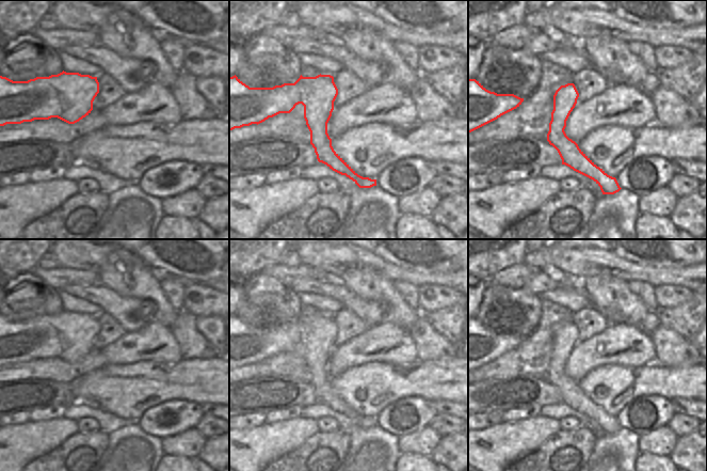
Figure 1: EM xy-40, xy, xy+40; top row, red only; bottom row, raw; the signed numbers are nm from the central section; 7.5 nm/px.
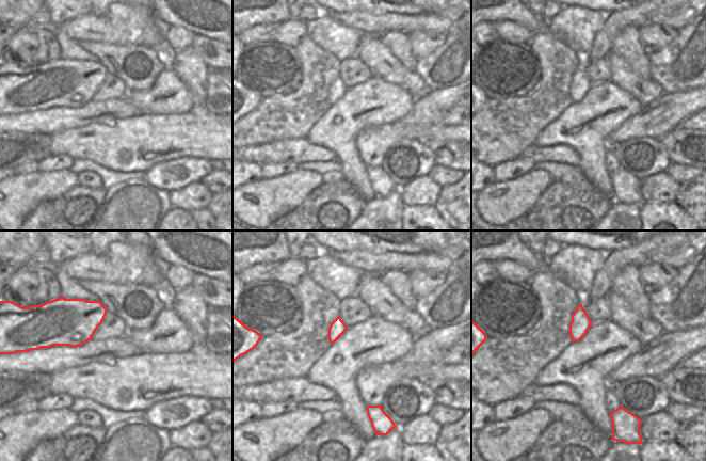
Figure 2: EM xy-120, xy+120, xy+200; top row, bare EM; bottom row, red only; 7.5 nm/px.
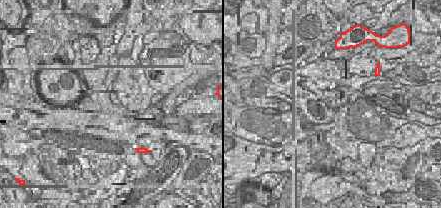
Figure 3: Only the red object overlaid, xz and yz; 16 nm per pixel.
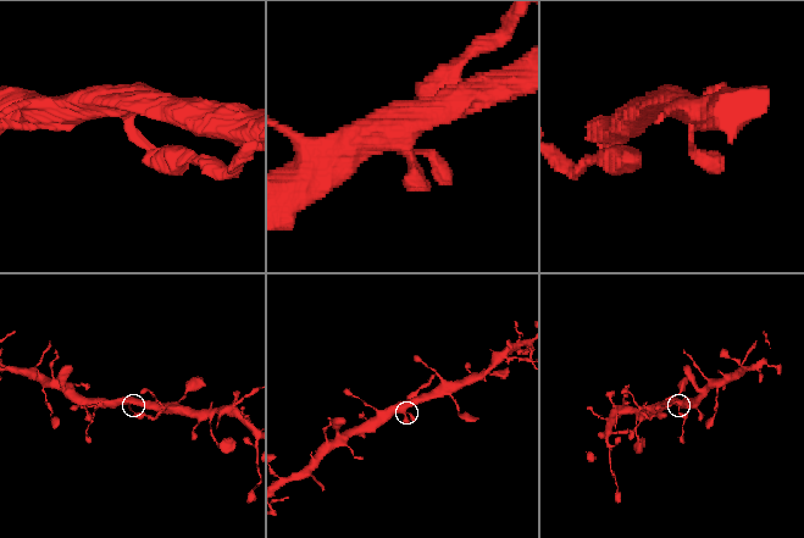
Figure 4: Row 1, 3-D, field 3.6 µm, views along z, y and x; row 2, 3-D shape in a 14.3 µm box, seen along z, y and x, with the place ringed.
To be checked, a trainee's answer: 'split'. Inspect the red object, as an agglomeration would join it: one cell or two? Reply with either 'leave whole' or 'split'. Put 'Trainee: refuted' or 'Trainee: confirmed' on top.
Trainee: refuted
leave whole

